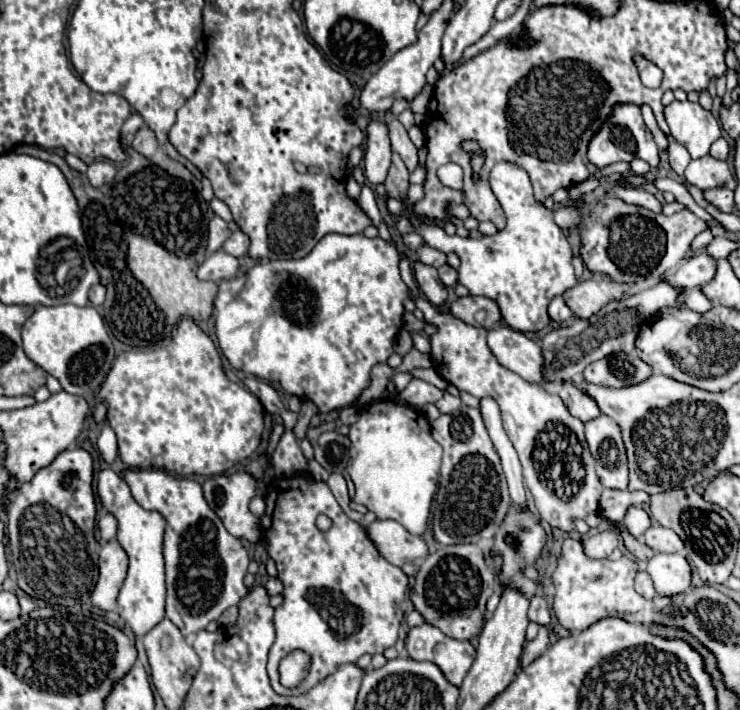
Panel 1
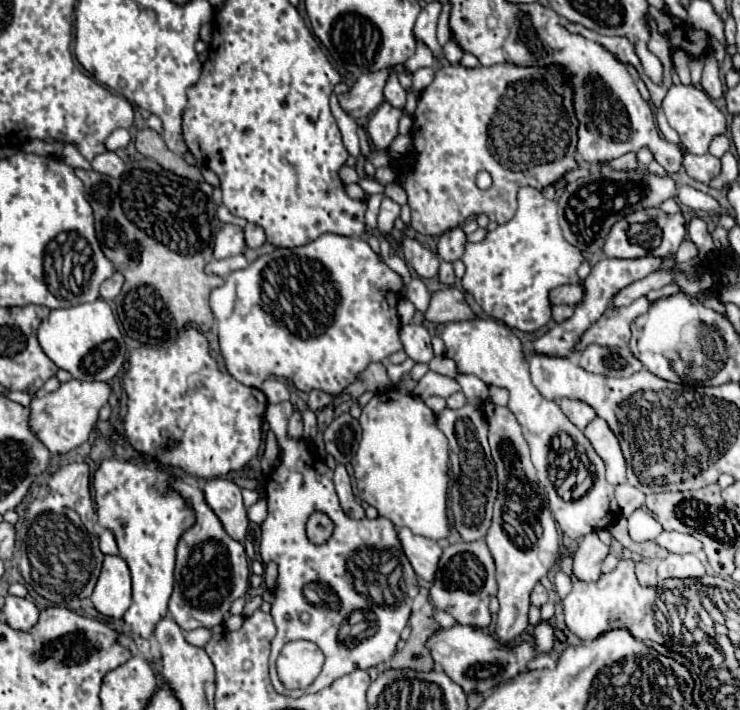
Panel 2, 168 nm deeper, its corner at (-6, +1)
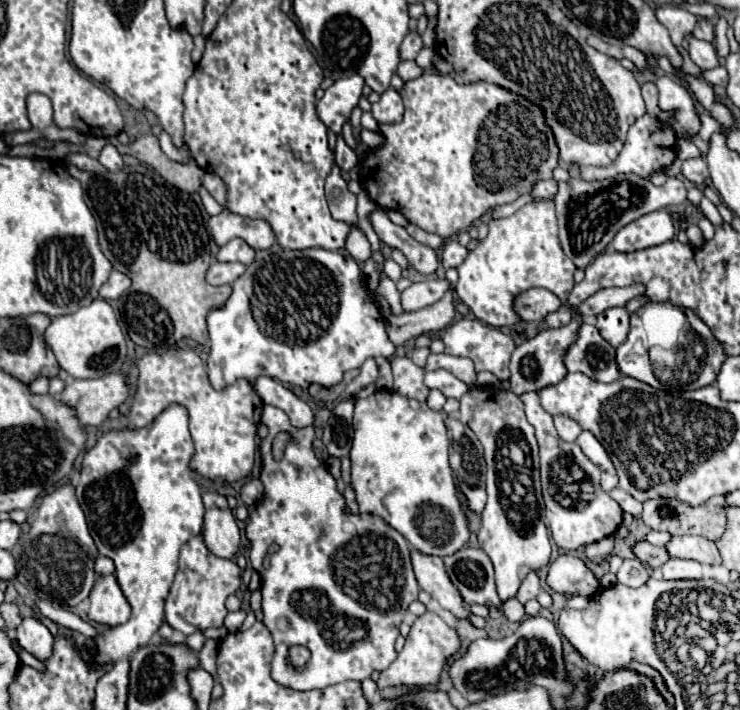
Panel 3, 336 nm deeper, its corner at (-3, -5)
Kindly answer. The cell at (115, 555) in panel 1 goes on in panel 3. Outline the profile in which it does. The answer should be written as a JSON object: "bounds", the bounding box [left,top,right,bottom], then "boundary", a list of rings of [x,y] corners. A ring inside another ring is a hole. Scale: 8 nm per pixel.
{"bounds":[89,576,131,626],"boundary":[[[103,576],[103,580],[97,580],[89,600],[89,620],[105,626],[119,626],[129,620],[131,606],[127,604],[115,576]]]}

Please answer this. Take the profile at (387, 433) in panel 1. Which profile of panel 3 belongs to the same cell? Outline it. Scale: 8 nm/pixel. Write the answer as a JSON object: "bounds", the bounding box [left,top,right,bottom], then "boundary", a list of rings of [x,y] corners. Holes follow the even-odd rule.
{"bounds":[351,390,469,556],"boundary":[[[377,390],[375,394],[367,396],[367,398],[357,398],[355,400],[355,412],[353,412],[353,442],[351,442],[351,486],[357,494],[357,504],[359,504],[359,512],[369,512],[369,514],[377,514],[381,516],[391,528],[395,528],[399,534],[403,534],[409,544],[421,552],[421,554],[433,554],[433,556],[451,556],[457,550],[461,550],[467,542],[469,542],[469,522],[467,516],[463,514],[459,496],[457,496],[457,488],[455,488],[455,480],[453,480],[453,472],[449,466],[449,438],[447,438],[447,428],[445,428],[445,414],[443,412],[435,412],[431,410],[425,402],[401,396],[397,392],[391,390]]]}

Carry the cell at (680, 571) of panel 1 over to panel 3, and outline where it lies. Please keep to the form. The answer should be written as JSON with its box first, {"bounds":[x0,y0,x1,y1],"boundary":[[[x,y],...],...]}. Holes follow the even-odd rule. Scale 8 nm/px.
{"bounds":[661,558,701,580],"boundary":[[[669,558],[661,566],[661,574],[665,580],[699,580],[701,578],[701,564],[695,560]]]}

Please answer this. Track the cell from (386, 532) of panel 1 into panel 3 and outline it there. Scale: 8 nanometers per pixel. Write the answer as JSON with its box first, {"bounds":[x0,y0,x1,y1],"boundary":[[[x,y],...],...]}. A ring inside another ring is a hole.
{"bounds":[411,552,471,618],"boundary":[[[411,552],[413,570],[419,586],[431,594],[445,610],[449,610],[455,618],[469,618],[471,610],[465,606],[459,590],[449,580],[443,560],[439,556],[427,556],[419,552]]]}

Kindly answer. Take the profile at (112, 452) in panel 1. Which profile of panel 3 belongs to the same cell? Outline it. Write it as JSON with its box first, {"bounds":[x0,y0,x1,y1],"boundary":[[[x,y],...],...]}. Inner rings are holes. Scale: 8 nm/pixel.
{"bounds":[165,538,241,636],"boundary":[[[191,538],[179,554],[179,572],[177,580],[171,586],[169,598],[165,602],[165,622],[189,636],[193,630],[207,630],[207,628],[221,628],[227,616],[225,600],[227,596],[235,594],[241,584],[241,570],[235,560],[223,560],[213,556],[203,538]]]}

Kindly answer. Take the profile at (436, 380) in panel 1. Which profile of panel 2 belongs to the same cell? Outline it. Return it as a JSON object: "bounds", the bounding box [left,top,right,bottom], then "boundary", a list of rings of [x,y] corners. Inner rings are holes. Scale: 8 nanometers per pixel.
{"bounds":[400,324,432,364],"boundary":[[[406,324],[400,328],[400,340],[404,344],[404,352],[414,360],[428,364],[432,360],[432,346],[430,346],[430,334],[424,326],[418,324]]]}

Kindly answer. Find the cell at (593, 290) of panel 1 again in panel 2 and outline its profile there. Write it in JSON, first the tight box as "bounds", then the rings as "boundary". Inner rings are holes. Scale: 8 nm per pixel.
{"bounds":[550,282,584,306],"boundary":[[[582,282],[566,284],[566,286],[560,286],[558,290],[550,292],[550,302],[552,304],[578,306],[582,300],[584,300],[584,286],[582,286]]]}

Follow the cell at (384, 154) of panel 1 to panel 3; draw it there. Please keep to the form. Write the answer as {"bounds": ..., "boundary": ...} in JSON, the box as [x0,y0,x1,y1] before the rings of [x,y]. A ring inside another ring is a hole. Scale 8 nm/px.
{"bounds":[371,86,403,122],"boundary":[[[389,86],[377,102],[371,104],[371,114],[377,122],[399,122],[403,118],[403,100],[399,92]]]}

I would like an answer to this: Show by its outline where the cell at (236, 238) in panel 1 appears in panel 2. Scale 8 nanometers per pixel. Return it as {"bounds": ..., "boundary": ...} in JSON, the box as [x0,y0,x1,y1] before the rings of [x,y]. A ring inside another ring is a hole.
{"bounds":[244,224,266,248],"boundary":[[[246,224],[244,238],[246,238],[246,248],[260,248],[266,242],[264,230],[260,226],[254,226],[254,224]]]}

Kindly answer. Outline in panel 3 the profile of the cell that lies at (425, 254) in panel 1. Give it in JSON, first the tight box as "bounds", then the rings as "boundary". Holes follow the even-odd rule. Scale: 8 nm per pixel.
{"bounds":[441,240,469,268],"boundary":[[[447,240],[441,252],[441,264],[445,268],[457,268],[465,258],[467,258],[469,250],[465,246],[461,246],[457,240]]]}

